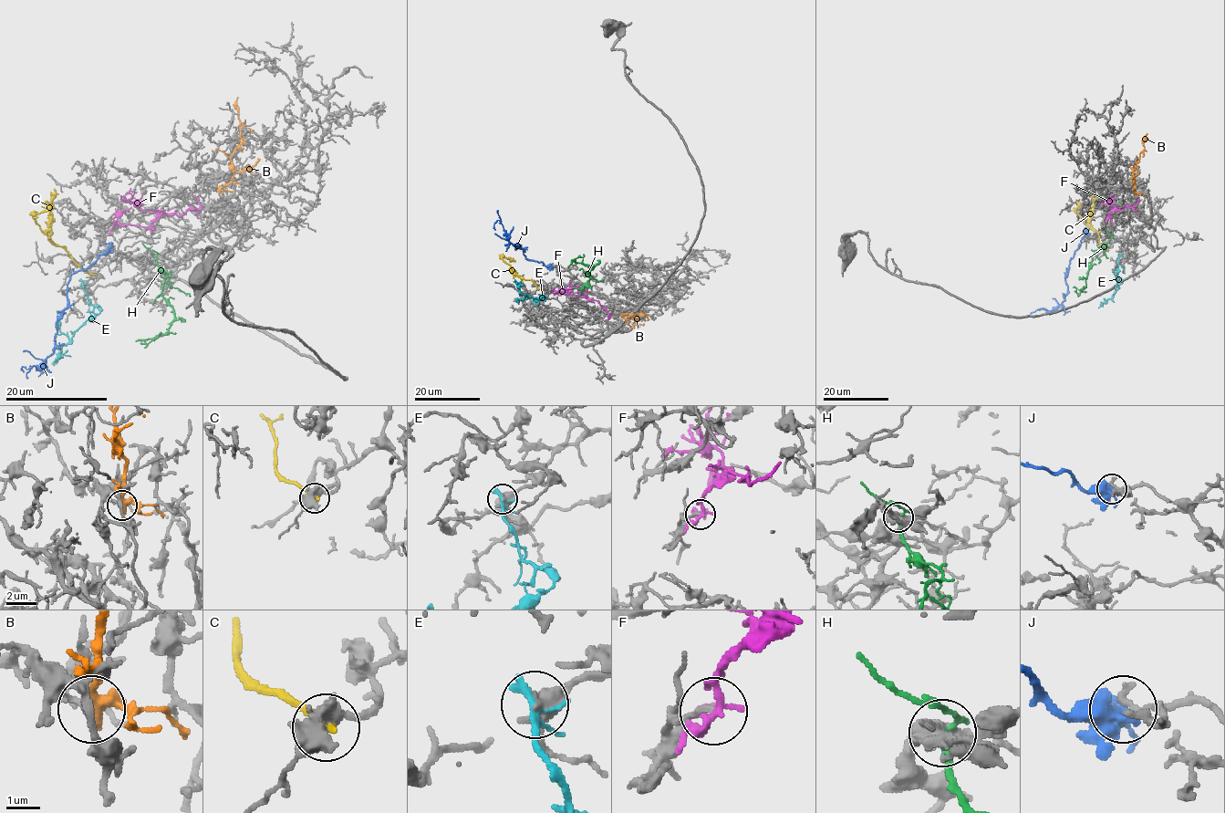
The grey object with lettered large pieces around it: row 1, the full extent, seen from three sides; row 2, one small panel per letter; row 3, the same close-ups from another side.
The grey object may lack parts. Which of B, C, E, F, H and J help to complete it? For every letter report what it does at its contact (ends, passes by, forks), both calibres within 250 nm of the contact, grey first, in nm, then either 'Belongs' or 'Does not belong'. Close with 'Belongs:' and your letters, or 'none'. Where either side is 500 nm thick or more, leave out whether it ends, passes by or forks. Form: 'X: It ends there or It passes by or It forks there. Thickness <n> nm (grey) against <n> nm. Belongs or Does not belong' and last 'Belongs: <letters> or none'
B: It passes by. Thickness 120 nm (grey) against 360 nm. Does not belong
C: It ends there. Thickness 440 nm (grey) against 280 nm. Does not belong
E: It passes by. Thickness 280 nm (grey) against 240 nm. Does not belong
F: It forks there. Thickness 150 nm (grey) against 240 nm. Does not belong
H: It passes by. Thickness 480 nm (grey) against 180 nm. Does not belong
J: It forks there. Thickness 240 nm (grey) against 400 nm. Does not belong
Belongs: none

